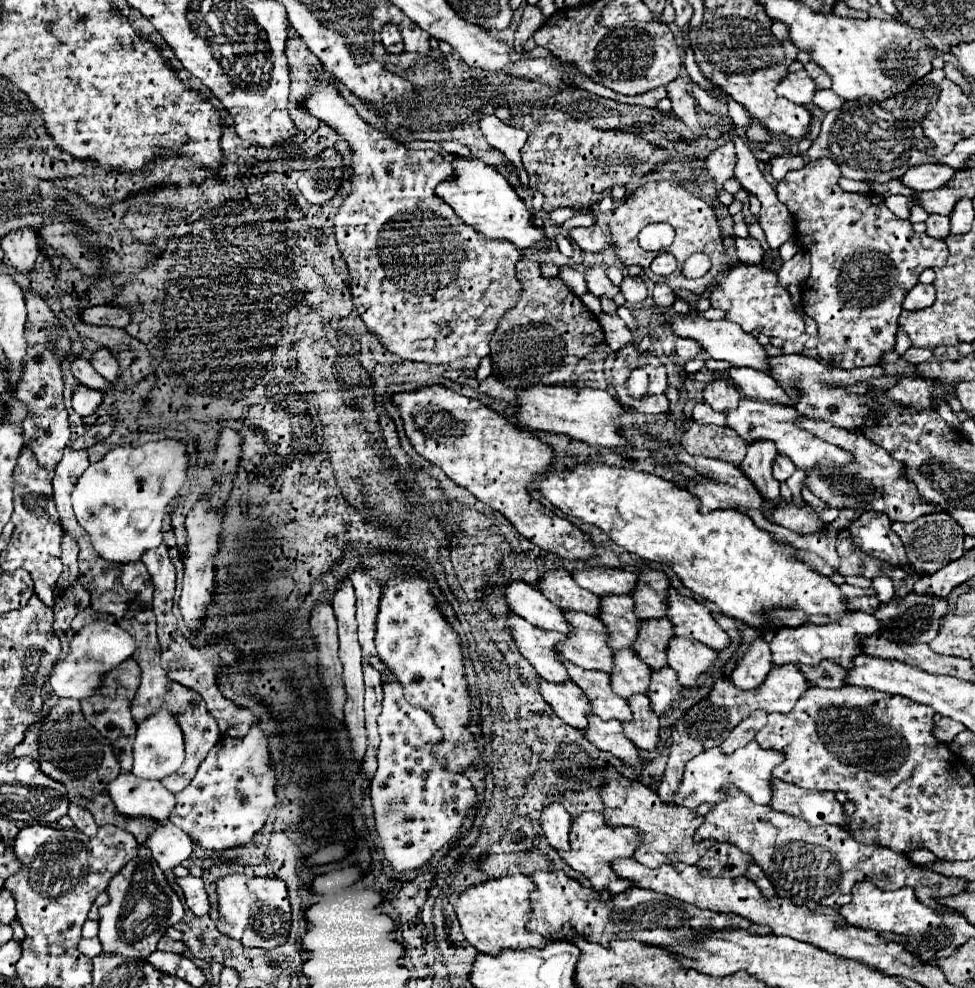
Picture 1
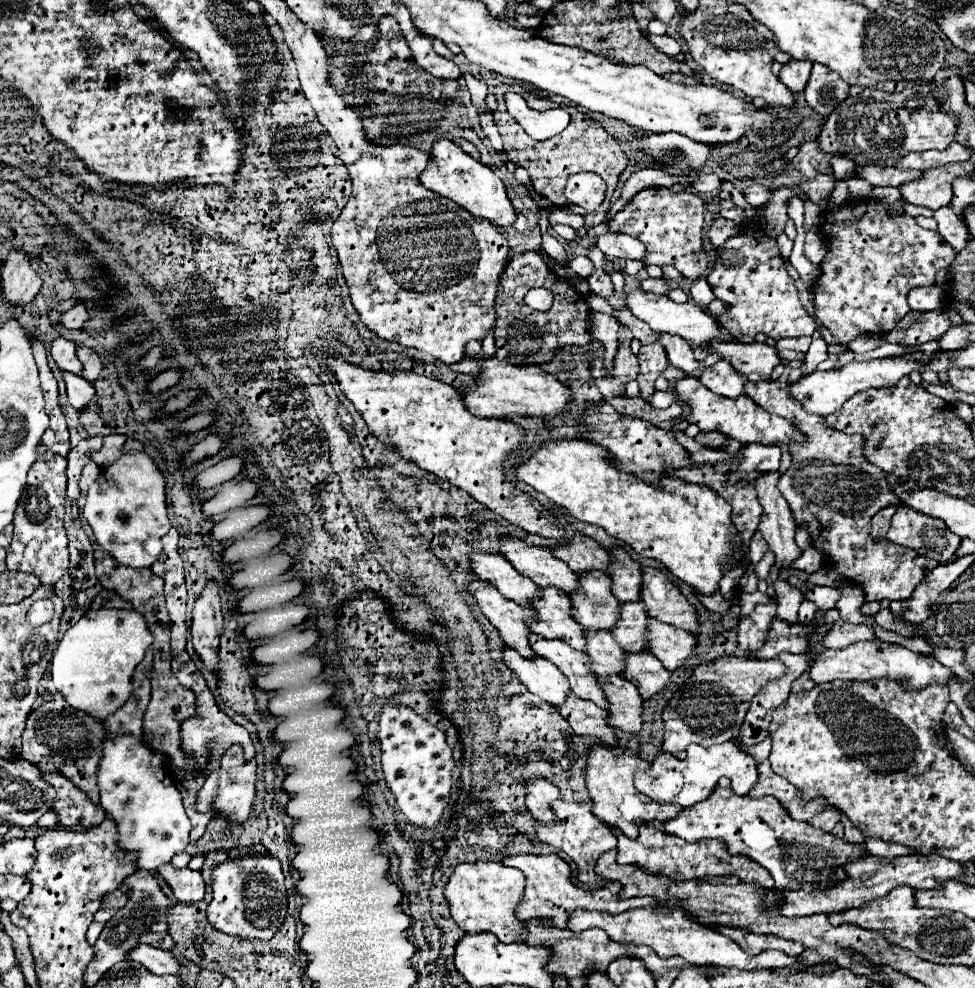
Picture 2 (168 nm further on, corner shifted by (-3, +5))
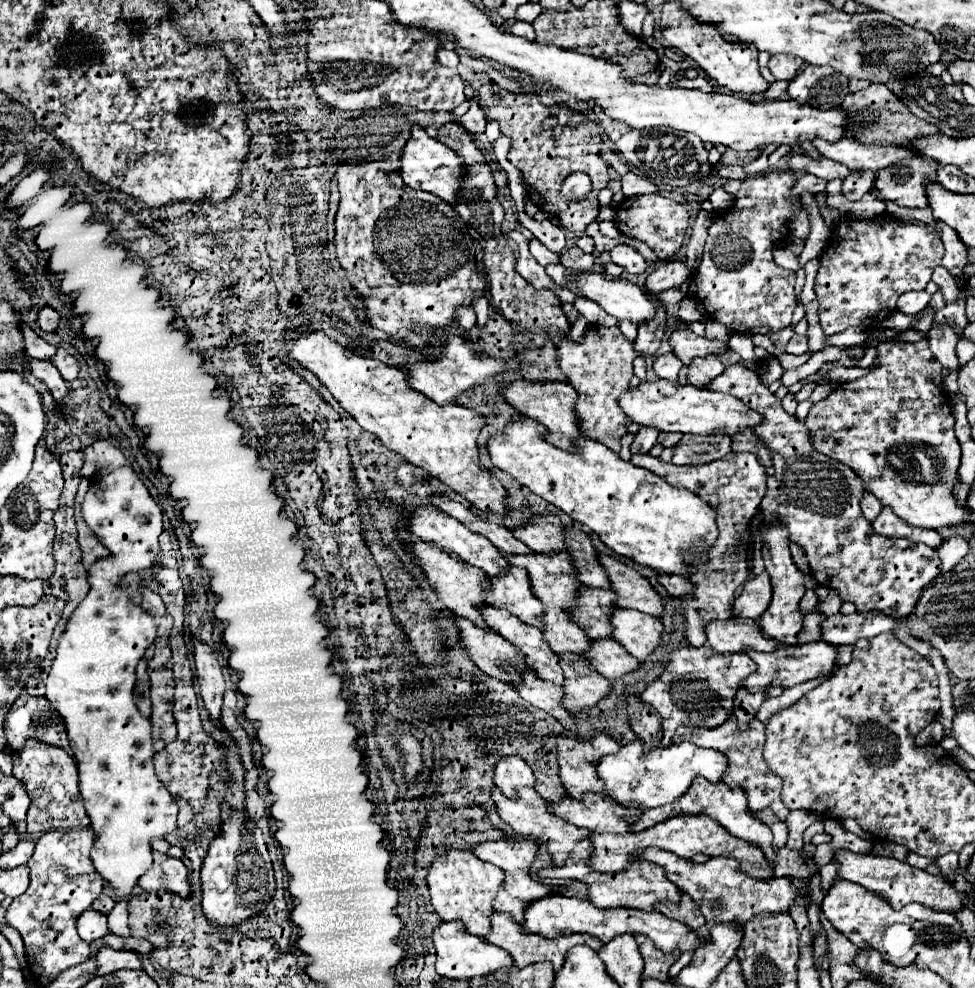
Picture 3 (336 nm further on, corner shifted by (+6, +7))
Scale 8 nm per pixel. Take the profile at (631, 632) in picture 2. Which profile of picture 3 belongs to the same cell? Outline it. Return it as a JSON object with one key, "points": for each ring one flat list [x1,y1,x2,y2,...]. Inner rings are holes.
{"points":[[583,586,583,592,579,592,579,600,575,600,575,608,567,612,579,628,587,632,593,640,609,638,611,636,611,624,609,618,613,614,613,598,615,592,609,588,587,588]]}

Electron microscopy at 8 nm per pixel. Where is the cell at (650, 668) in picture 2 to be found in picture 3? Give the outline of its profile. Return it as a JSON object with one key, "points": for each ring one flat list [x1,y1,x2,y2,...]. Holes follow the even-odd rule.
{"points":[[611,638,591,640,591,652,587,652,585,658,591,662,591,666,597,672,601,672,609,680,635,672,639,666,639,662,631,654,627,654,621,644,617,644]]}

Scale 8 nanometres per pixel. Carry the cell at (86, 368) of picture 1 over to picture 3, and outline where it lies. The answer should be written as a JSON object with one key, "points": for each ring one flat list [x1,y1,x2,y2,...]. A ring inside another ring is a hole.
{"points":[[21,324,21,332,23,332,23,340,25,340,25,354,29,358,39,358,39,360,51,360,51,356,55,354,55,346,47,344,43,338,39,338,27,324]]}

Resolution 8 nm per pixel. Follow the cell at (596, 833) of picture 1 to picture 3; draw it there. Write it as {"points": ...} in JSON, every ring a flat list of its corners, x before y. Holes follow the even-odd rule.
{"points":[[493,788,491,790,491,798,493,798,497,814,503,818,503,822,507,822,517,834,523,834,523,836,527,836,531,840,541,842,549,850,551,860,557,866,561,866,565,862,567,854,575,848,575,844,579,840,589,838,589,832,585,828,573,826,573,824,565,822,563,818,551,814,547,810,547,802,533,788,517,788,517,796,515,798,507,798,507,796,503,796,503,792,499,792,499,788]]}

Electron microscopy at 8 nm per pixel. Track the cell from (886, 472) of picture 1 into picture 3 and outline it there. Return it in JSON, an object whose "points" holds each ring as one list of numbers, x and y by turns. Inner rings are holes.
{"points":[[733,364,727,366,723,374,713,378,707,384,707,390,731,394,743,404,747,404,747,408,763,416,763,424,759,428,753,428,753,432,763,440,763,444,767,444,767,448,771,448,775,476,767,480,767,494,759,510,763,512,763,516,767,516,767,520,771,520,771,516,775,516,775,520,783,520,783,526,787,526,789,530,789,540,805,550,811,574,817,580,817,584,837,590,843,602,855,604,857,612,877,610,893,618,909,616,923,588,927,588,933,582,933,578,941,572,941,560,937,556,937,550,927,548,925,544,915,544,911,540,891,540,875,533,859,508,861,496,865,494,861,478,849,466,815,452,811,434,807,432,805,424,783,410,781,400,775,394,771,394,767,386,761,384,759,374,755,374,743,364]]}

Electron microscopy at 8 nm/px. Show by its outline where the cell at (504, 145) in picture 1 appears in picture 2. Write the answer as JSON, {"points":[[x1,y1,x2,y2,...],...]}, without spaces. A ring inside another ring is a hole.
{"points":[[464,74,462,78,464,78,464,82,466,82,468,90,470,90,472,106,474,106,478,112,488,110,488,106,486,106,486,92,488,92,488,90,486,90,486,84,480,82,480,80,476,80,472,74]]}

